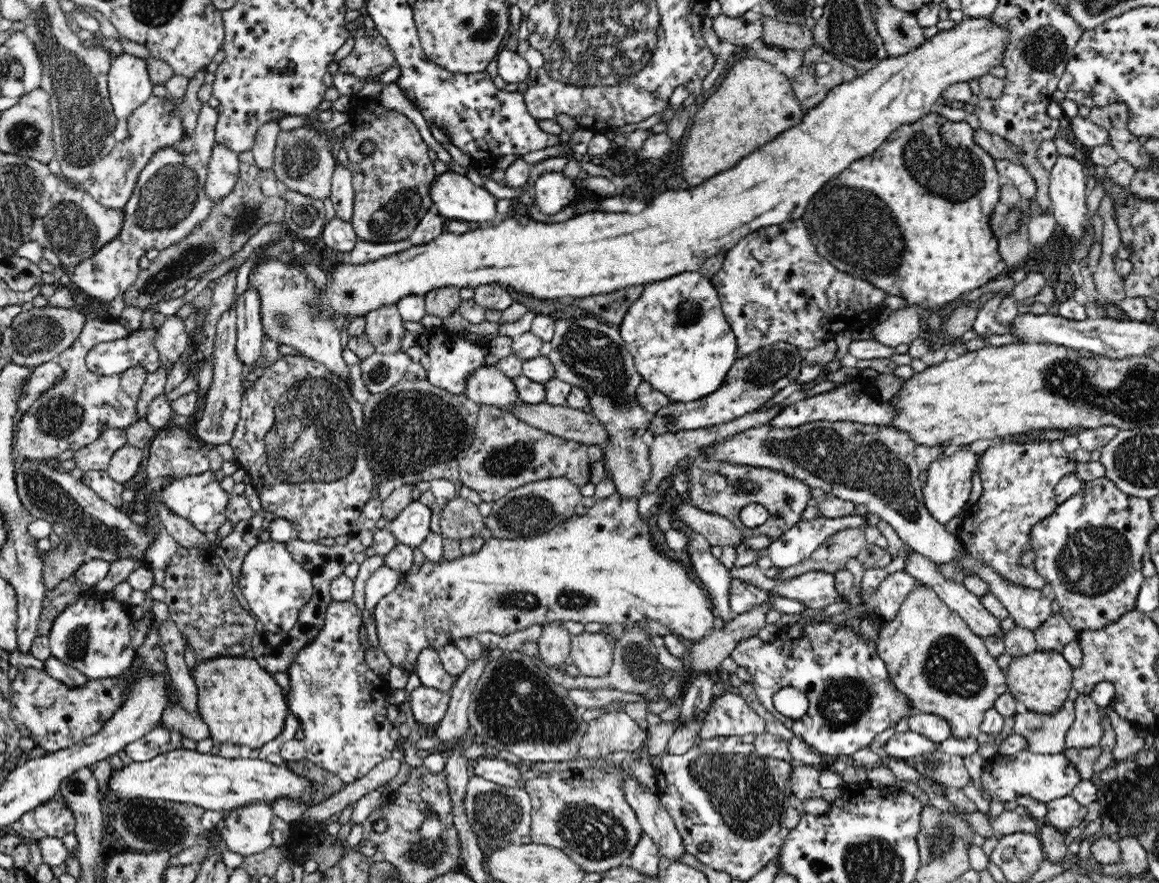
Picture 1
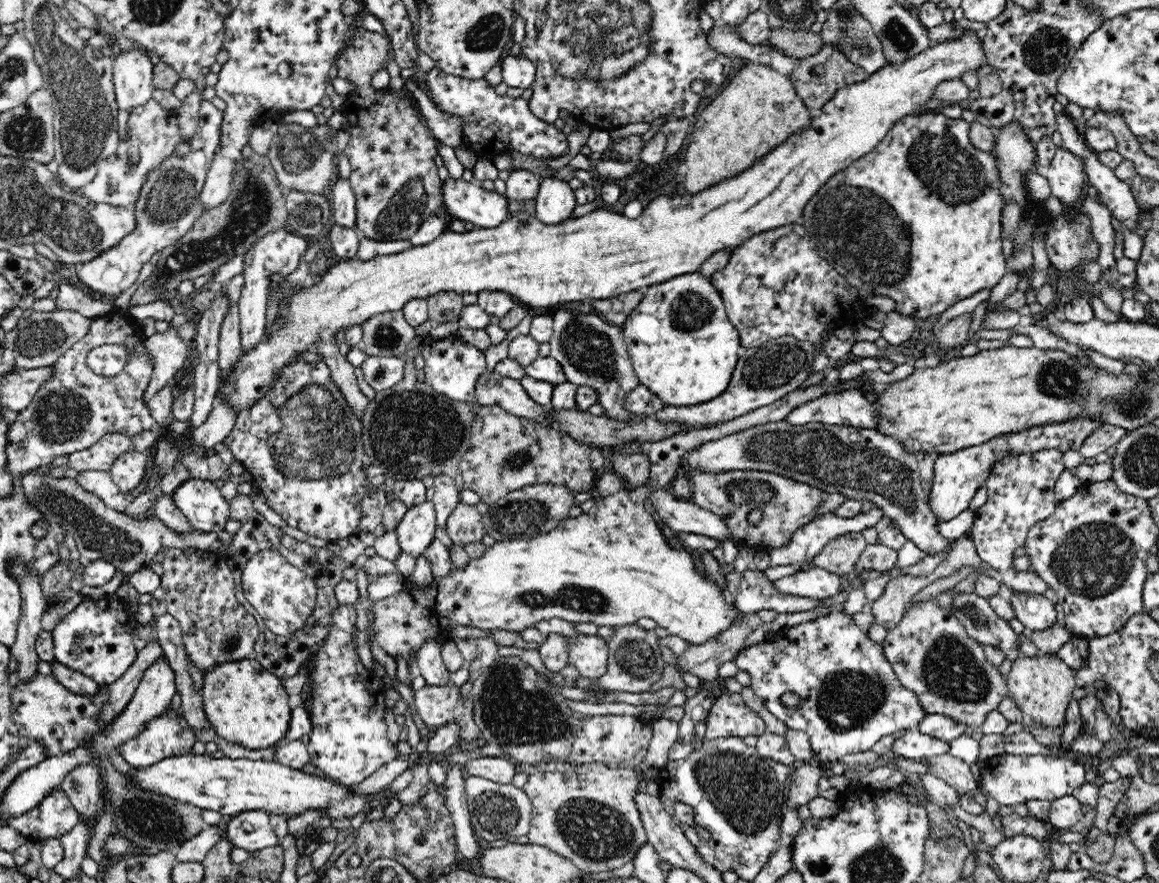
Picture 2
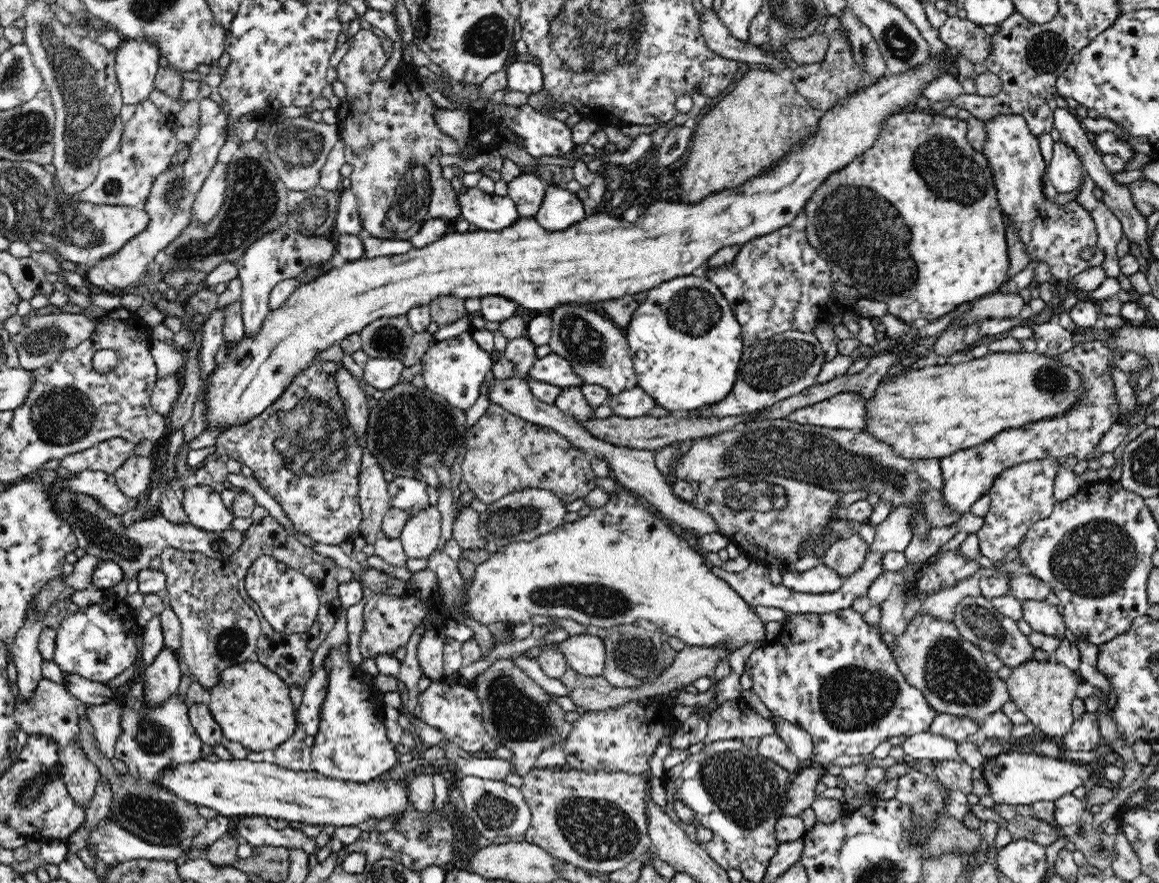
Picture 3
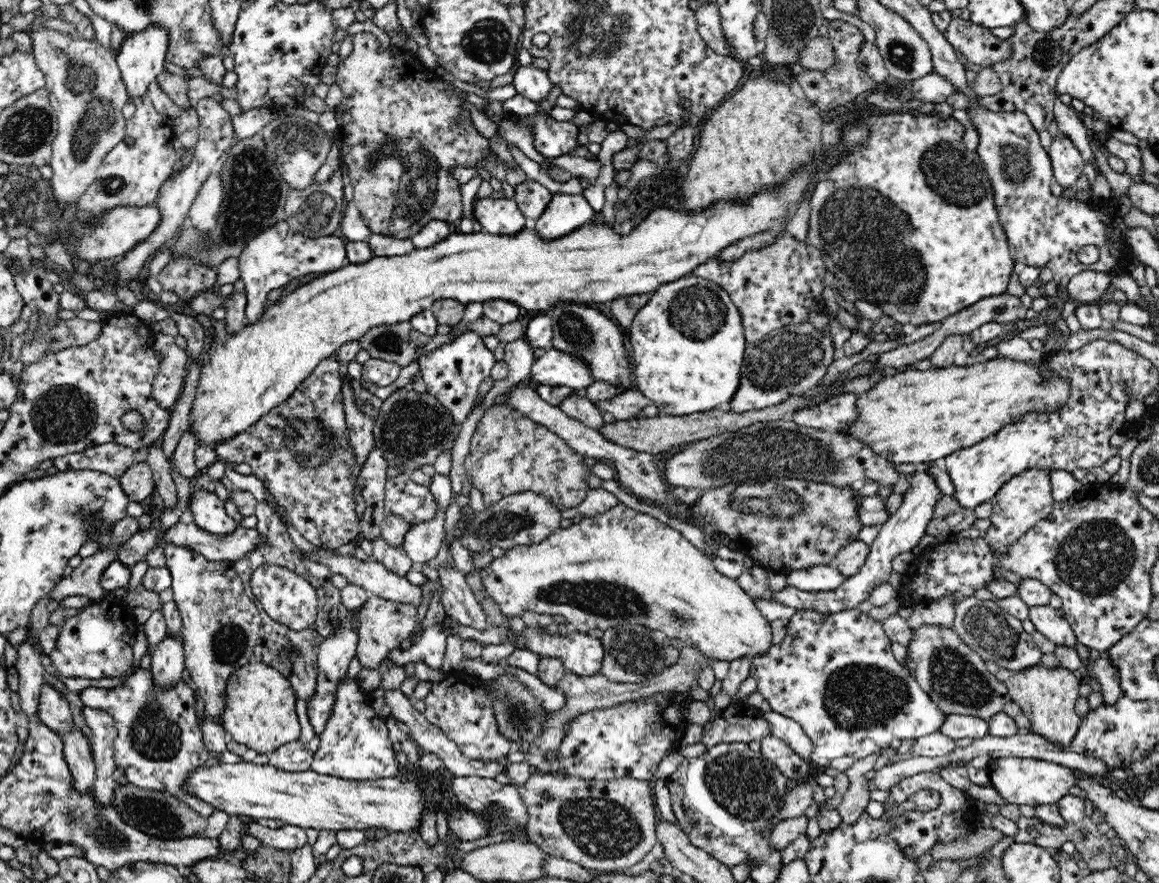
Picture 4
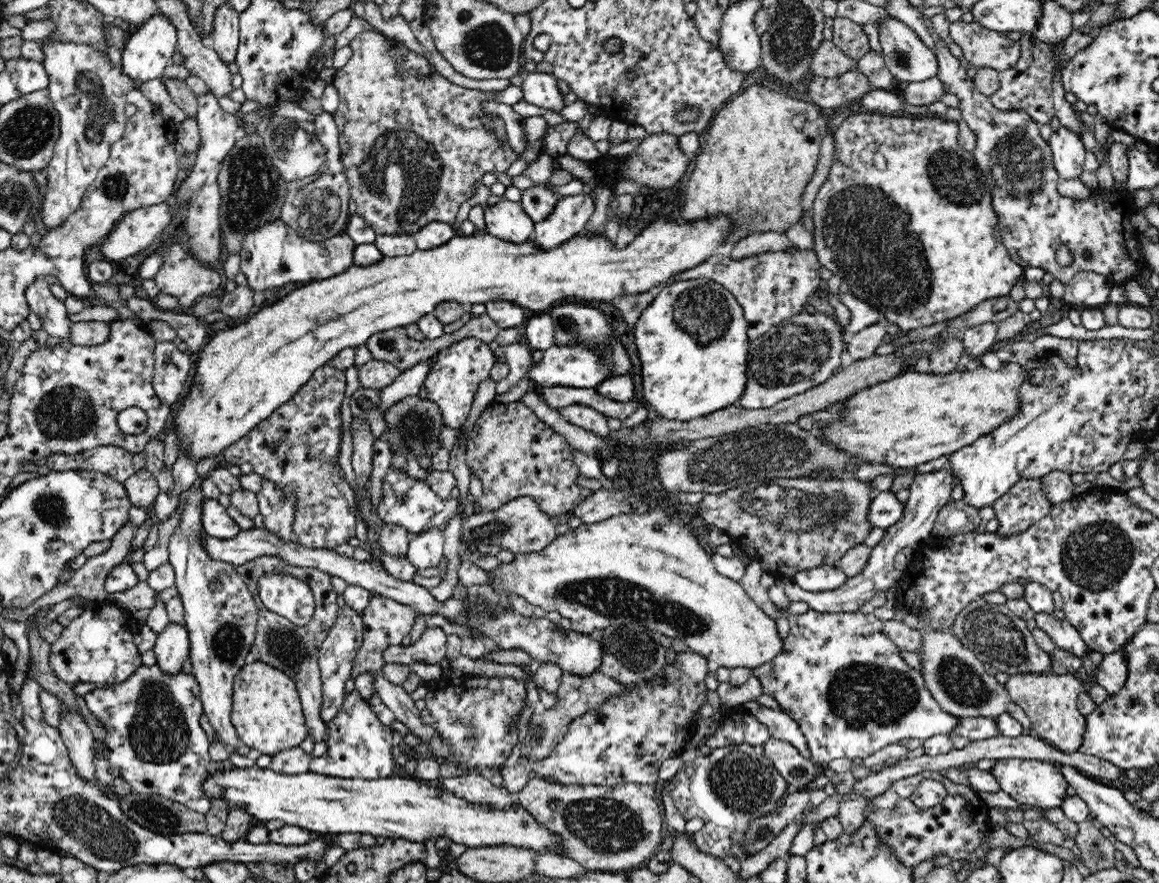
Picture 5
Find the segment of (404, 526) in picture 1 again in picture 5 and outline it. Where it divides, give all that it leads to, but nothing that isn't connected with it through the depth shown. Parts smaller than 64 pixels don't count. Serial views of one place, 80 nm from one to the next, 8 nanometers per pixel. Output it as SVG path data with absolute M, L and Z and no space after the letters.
M435 526L434 528L426 528L424 532L418 532L418 534L411 534L406 557L415 568L438 568L444 559L443 542L442 528Z

